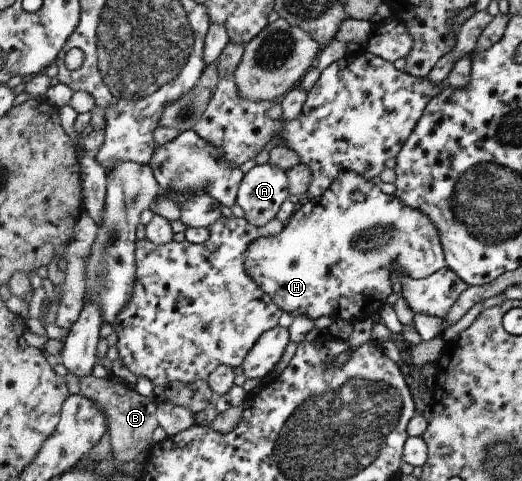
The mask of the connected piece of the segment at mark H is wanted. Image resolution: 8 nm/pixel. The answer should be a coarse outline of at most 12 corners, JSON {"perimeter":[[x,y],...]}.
{"perimeter":[[354,171],[245,252],[296,318],[378,317],[441,233]]}

